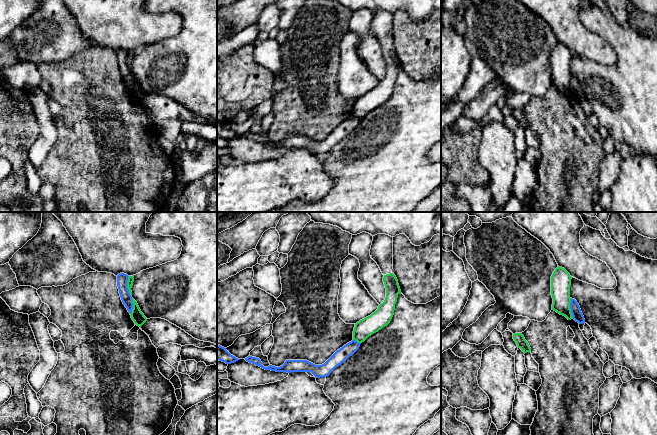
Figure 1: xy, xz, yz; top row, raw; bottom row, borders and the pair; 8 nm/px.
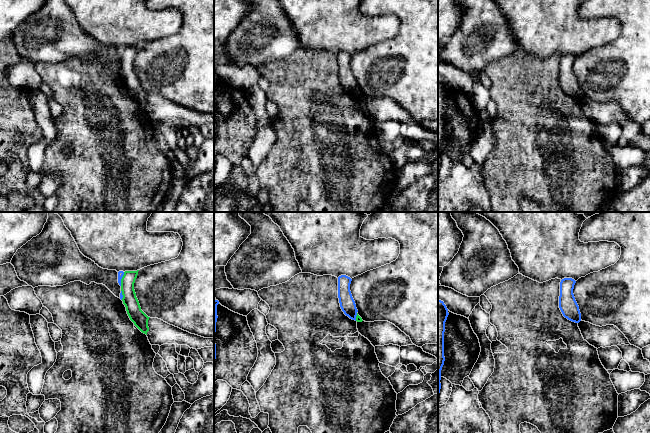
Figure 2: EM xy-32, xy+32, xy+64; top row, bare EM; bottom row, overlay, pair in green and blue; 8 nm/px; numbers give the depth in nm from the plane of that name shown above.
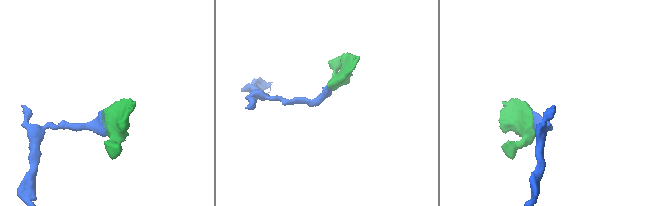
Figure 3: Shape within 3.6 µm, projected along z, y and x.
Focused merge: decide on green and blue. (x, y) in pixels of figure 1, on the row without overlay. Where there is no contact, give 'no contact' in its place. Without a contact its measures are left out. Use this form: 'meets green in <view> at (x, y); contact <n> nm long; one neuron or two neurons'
meets green in yz at (569, 84); contact 170 nm long; two neurons

